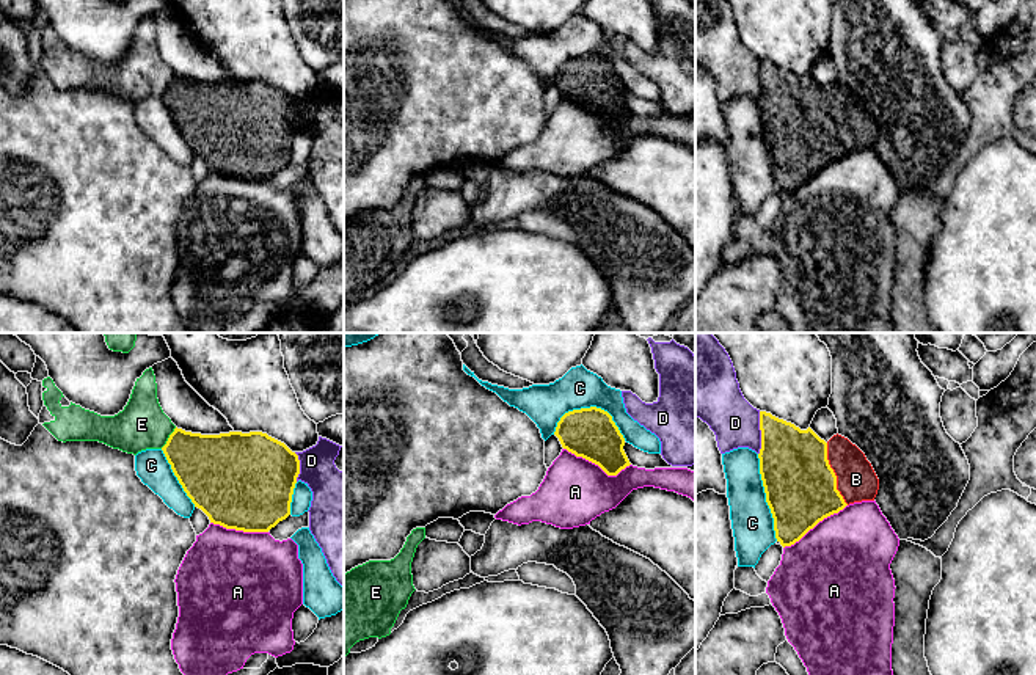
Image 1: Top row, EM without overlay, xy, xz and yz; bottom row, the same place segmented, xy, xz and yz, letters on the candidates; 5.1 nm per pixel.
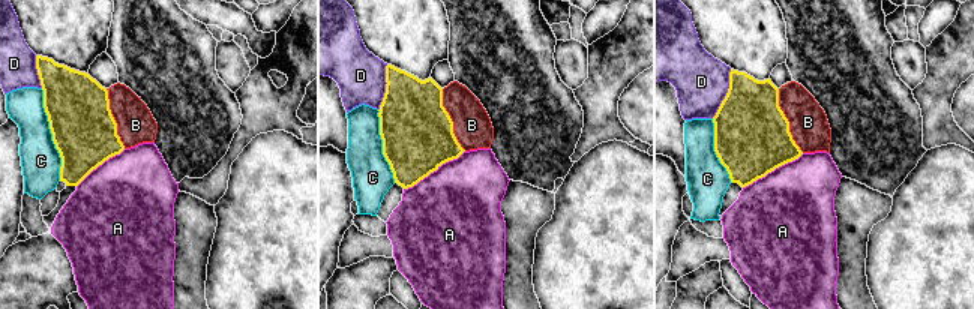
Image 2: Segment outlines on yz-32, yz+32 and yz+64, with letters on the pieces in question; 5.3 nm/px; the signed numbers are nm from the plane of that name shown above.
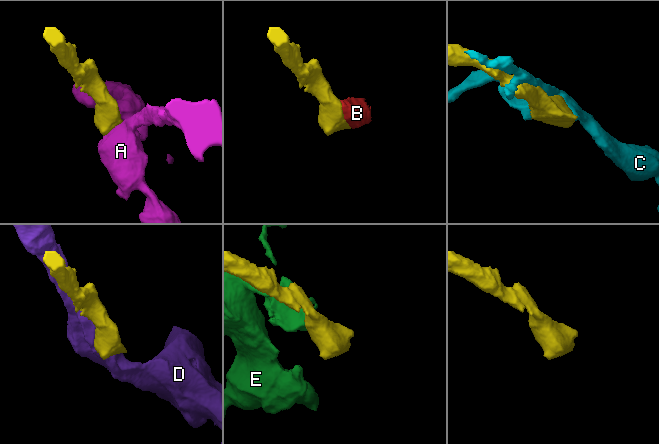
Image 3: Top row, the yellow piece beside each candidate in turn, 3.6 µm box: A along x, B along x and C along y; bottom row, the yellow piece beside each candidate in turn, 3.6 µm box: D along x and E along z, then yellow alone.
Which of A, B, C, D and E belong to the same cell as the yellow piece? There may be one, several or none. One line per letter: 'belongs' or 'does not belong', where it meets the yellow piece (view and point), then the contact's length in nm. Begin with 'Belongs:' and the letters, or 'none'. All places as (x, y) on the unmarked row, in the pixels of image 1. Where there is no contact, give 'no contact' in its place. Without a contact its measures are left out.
Belongs: B
A: does not belong; meets yellow in xz at (597, 112); contact 360 nm long
B: belongs; meets yellow in yz at (834, 123); contact 340 nm long
C: does not belong; meets yellow in xz at (590, 55); contact 380 nm long
D: does not belong; meets yellow in yz at (762, 82); contact 220 nm long
E: does not belong; meets yellow in xy at (168, 87); contact 140 nm long

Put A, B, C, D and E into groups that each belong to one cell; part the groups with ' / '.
A / B / C / D / E

